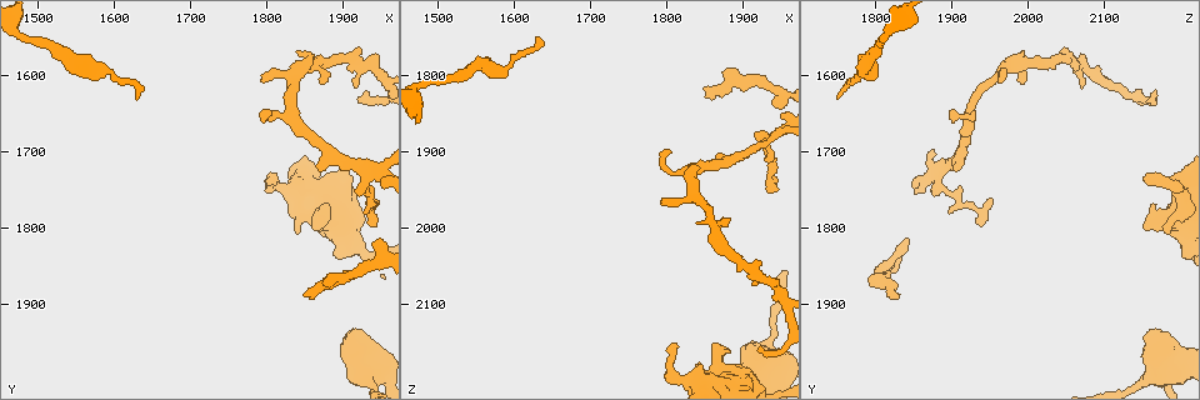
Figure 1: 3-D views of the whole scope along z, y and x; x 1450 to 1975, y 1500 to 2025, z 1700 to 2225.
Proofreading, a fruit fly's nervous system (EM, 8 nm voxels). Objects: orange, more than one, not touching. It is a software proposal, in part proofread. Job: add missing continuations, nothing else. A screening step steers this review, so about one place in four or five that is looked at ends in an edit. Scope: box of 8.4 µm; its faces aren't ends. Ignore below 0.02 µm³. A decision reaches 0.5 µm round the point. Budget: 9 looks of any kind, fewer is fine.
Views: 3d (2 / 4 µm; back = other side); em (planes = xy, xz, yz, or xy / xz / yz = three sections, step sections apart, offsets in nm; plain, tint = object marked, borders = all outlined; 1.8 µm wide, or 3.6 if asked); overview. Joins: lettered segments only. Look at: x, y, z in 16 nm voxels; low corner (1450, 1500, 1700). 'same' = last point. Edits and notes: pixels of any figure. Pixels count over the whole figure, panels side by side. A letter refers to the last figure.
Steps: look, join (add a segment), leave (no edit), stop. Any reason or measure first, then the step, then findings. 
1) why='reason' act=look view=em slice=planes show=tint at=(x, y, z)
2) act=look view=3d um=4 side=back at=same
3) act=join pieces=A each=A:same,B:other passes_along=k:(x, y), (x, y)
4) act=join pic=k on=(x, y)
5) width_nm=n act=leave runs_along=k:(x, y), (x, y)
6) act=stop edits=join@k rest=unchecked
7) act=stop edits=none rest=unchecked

why='tapers out' act=look view=3d um=2 at=(1930, 1620, 2170)

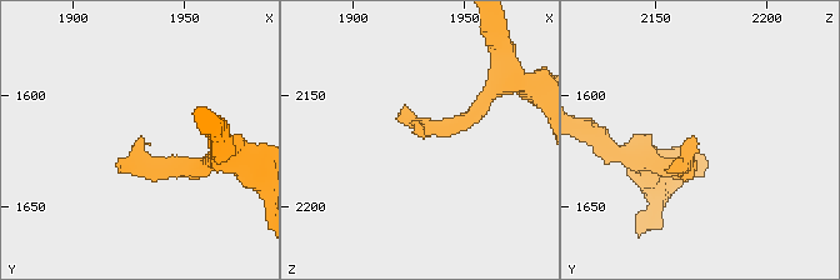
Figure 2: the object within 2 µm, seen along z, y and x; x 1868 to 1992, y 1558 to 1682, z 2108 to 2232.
act=look view=em slice=planes show=borders at=(1931, 1618, 2167)

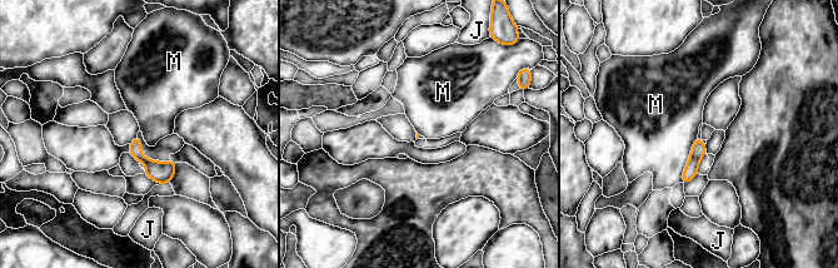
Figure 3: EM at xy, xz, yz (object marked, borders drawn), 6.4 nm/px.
act=leave each=J:other,M:other border=3:(697, 137), (681, 182) found='no lettered segment goes on from it'

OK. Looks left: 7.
why='free end' act=look view=3d um=4 at=(1815, 1725, 2150)

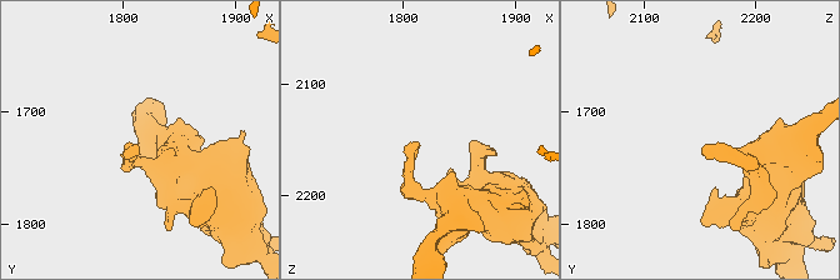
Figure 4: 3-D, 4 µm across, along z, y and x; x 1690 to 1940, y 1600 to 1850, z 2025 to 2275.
why='shape alone is not enough' act=look view=em slice=yz step=16 show=borders at=(1814, 1728, 2154)

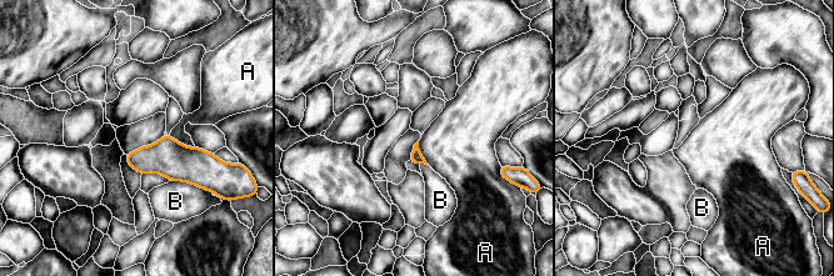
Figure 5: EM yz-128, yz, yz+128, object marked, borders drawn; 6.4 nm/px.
act=look view=em slice=planes show=borders at=same

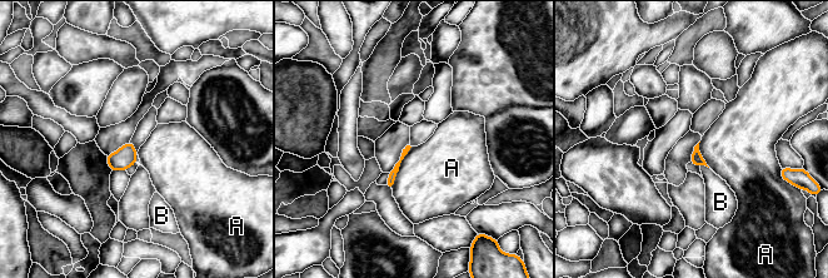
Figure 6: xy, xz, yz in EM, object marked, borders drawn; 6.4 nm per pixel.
act=leave each=A:other,B:other runs_along=6:(410, 144), (392, 174), (388, 185) found='none of them fits'

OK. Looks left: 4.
why='branch stops here' act=look view=em slice=xy step=16 show=tint at=(1950, 1815, 1840)

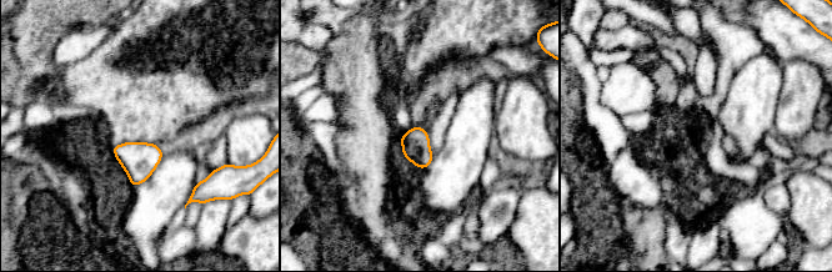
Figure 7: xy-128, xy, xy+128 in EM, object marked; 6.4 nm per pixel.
act=look view=em slice=planes show=borders at=same

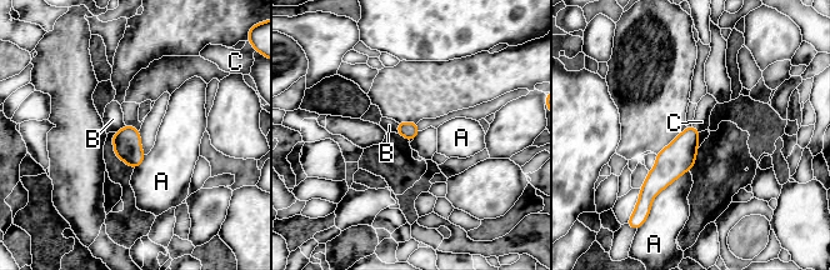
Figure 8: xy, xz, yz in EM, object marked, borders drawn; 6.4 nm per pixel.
act=leave each=A:other,B:other,C:other border=8:(693, 125), (700, 131) found='none of them fits'

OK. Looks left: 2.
why='free end' act=look view=em slice=xy step=16 show=borders at=(1845, 1890, 1815)

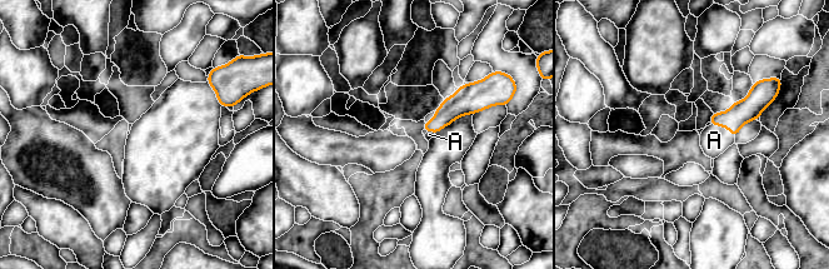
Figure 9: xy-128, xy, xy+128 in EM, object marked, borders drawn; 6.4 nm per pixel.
act=look view=em slice=planes show=borders at=same

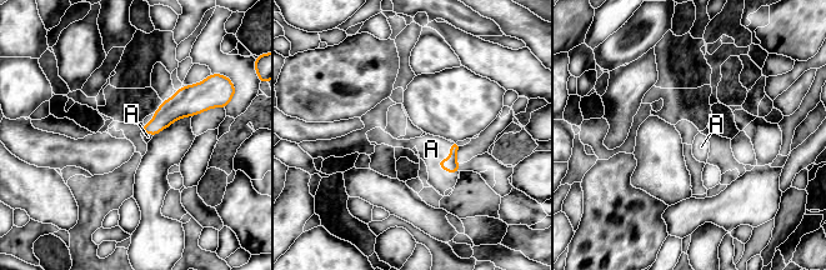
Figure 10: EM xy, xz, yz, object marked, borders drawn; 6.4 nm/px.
longest_contact=A:200nm act=join pic=10 on=(431, 149) each=A:same passes_along=10:(451, 165), (439, 161), (431, 149) found='the neuron continues'

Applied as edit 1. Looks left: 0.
act=stop edits=join@10 rest=unchecked

